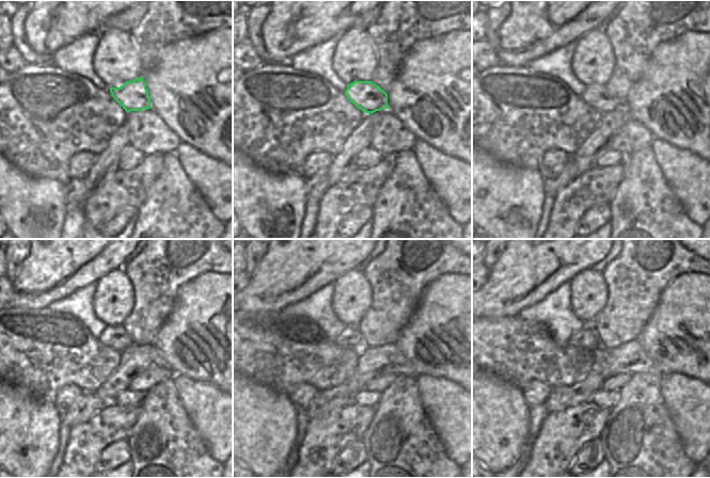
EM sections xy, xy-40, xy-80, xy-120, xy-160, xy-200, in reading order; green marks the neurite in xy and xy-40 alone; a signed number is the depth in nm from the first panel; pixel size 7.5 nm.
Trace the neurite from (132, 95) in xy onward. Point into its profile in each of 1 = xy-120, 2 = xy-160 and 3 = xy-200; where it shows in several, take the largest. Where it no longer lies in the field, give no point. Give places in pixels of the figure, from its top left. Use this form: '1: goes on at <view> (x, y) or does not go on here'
1: goes on at xy-120 (116, 337)
2: goes on at xy-160 (350, 337)
3: goes on at xy-200 (574, 338)

